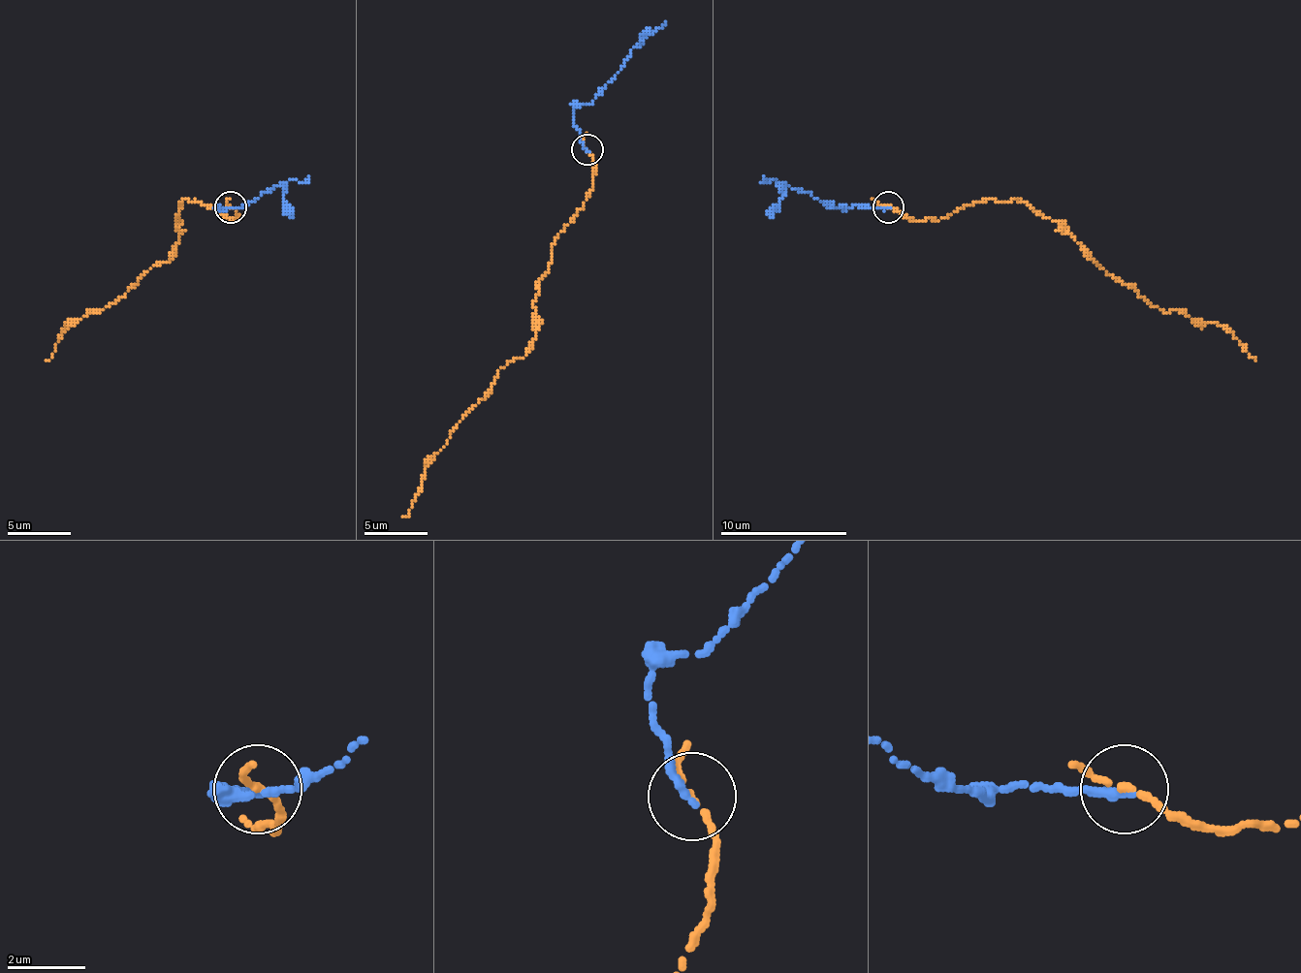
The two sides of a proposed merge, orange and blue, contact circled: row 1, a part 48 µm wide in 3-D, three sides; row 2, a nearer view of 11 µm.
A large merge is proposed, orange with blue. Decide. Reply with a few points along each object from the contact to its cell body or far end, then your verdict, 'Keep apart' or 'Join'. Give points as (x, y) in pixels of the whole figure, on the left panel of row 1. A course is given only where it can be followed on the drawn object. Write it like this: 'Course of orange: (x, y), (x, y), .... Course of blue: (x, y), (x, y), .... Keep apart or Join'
Course of orange: (230, 208), (236, 221), (195, 199), (182, 202), (175, 252), (100, 312), (68, 322), (46, 360). Course of blue: (230, 208), (217, 204), (217, 208), (245, 208), (273, 186), (302, 182), (308, 176). Join

